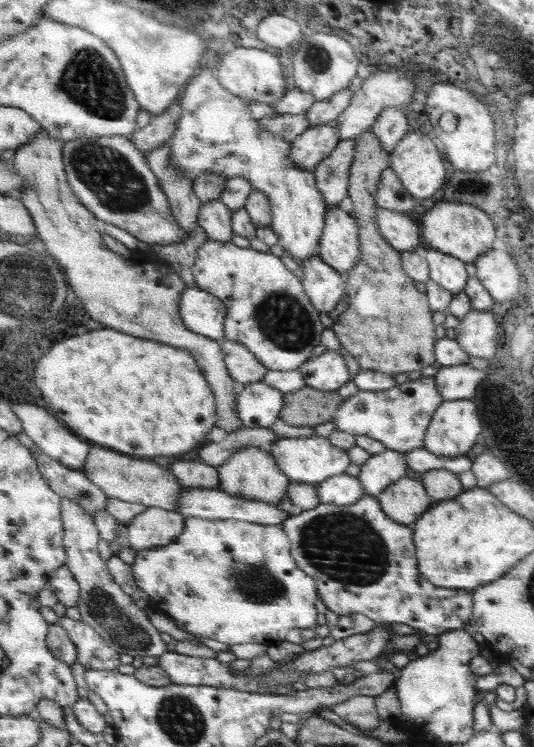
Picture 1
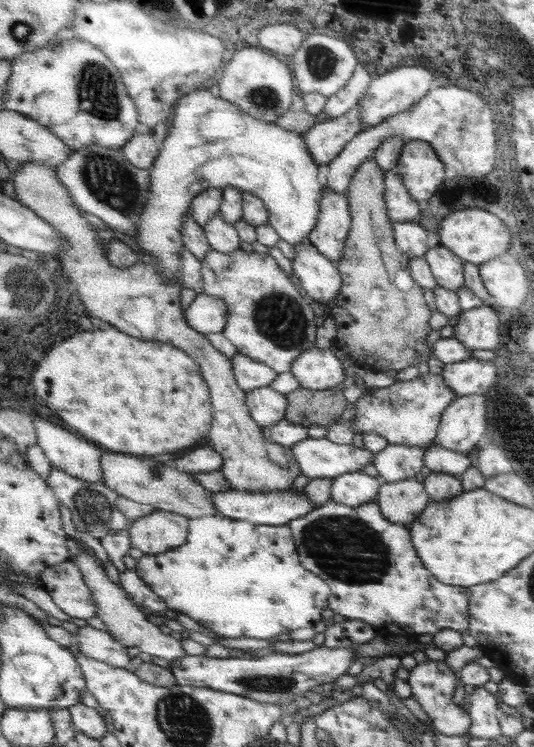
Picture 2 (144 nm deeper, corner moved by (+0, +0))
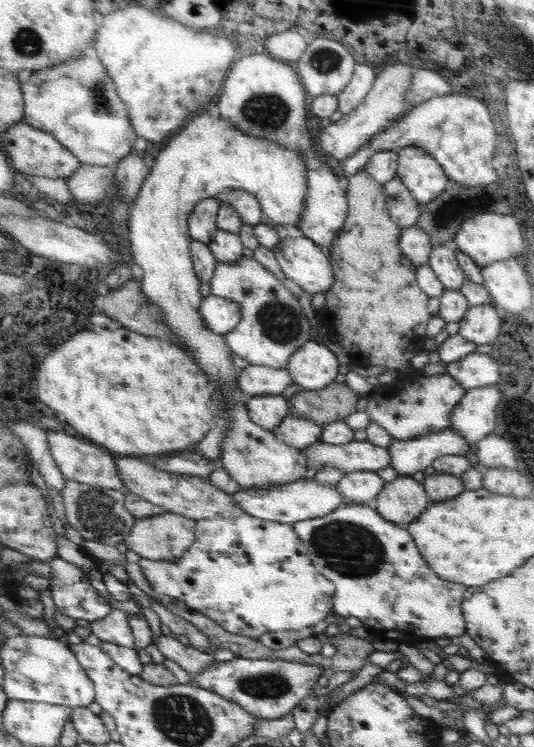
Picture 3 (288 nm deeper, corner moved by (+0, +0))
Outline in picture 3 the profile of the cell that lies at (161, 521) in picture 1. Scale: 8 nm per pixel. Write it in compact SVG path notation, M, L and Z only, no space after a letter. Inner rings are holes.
M169 512L151 516L151 518L139 518L131 534L125 538L125 542L129 550L137 552L141 558L147 558L147 560L183 558L197 542L197 520L179 516L179 514L169 514Z

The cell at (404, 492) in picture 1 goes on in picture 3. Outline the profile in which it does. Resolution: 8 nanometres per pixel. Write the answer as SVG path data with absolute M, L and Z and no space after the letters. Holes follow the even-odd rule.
M397 476L393 482L385 484L377 500L377 510L381 516L393 524L407 526L417 520L433 504L427 488L417 478Z

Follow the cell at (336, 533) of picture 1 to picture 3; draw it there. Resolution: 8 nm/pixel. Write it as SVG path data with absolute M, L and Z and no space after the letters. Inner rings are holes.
M343 504L335 512L315 518L315 520L303 520L293 524L295 532L307 546L307 554L315 562L315 568L335 582L337 594L335 594L335 614L347 618L355 616L361 620L363 626L373 628L375 632L393 632L393 636L403 634L415 634L419 638L461 638L467 634L467 616L463 612L463 602L469 586L449 582L445 578L439 578L435 570L431 570L431 564L421 554L415 536L405 530L399 524L393 524L385 516L379 514L377 508L369 508L365 504L351 506Z

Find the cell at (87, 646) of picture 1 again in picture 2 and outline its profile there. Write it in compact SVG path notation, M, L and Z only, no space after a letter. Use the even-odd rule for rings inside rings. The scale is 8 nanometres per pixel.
M77 626L75 632L75 640L77 640L77 648L81 654L101 660L103 664L111 664L115 668L131 668L131 656L127 654L127 646L123 646L121 642L117 642L107 630L99 630L95 626Z

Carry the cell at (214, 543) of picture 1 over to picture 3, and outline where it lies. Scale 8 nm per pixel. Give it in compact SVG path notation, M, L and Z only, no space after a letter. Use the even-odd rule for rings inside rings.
M243 514L241 518L199 520L197 542L183 558L141 558L137 564L141 566L143 576L151 584L151 590L161 594L165 600L173 598L177 602L183 602L187 608L213 618L227 632L251 636L255 640L259 640L259 636L263 636L265 632L311 628L323 622L335 610L335 582L315 568L315 562L307 554L307 546L291 524L261 520L247 514Z

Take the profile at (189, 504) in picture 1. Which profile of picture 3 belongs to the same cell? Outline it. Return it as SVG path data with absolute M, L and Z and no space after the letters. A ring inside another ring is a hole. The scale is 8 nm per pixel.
M315 478L313 480L297 480L293 484L283 484L277 488L251 488L251 490L241 490L235 496L235 504L239 504L247 516L255 516L261 520L273 520L279 524L297 524L303 520L315 520L323 518L331 512L335 512L339 506L345 504L343 494L333 488L333 486L323 486Z

